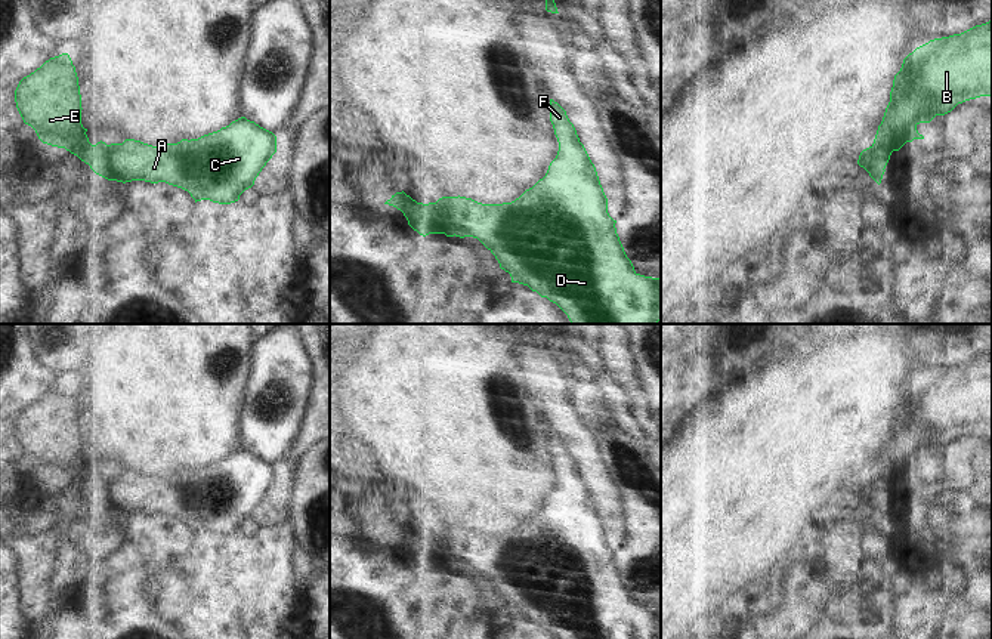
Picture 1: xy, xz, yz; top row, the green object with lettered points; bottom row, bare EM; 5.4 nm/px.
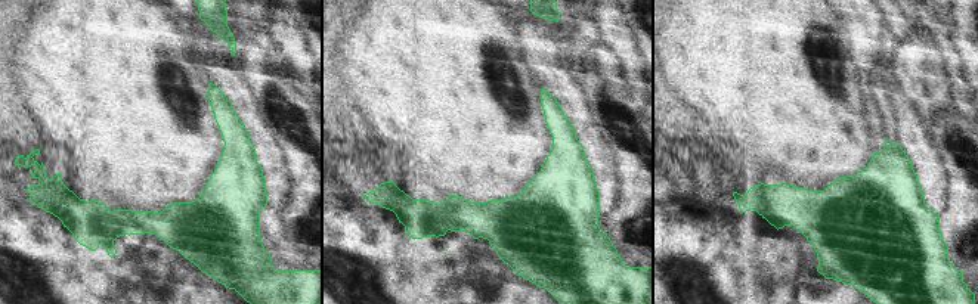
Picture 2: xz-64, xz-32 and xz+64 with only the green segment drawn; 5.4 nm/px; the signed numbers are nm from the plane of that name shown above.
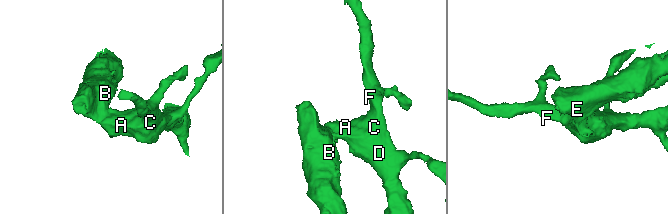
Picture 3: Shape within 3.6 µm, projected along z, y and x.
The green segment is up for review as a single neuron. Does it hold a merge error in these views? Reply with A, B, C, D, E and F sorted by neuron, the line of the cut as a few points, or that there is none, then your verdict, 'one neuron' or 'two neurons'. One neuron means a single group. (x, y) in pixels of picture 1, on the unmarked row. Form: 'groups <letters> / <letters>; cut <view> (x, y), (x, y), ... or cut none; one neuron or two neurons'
groups A C D F / B E; cut xz (433, 534), (439, 542), (444, 564); two neurons

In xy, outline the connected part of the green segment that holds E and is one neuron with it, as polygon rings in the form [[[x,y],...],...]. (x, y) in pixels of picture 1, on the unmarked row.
[[[68,385],[50,389],[24,408],[15,422],[16,439],[43,475],[65,479],[90,497],[106,478],[92,476],[81,456],[81,426]]]

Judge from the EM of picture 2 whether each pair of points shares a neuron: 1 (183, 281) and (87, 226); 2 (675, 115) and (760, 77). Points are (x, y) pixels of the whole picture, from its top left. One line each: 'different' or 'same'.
1: different
2: different

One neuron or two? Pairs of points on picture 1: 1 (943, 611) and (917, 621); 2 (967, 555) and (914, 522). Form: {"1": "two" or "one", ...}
{"1": "two", "2": "two"}

